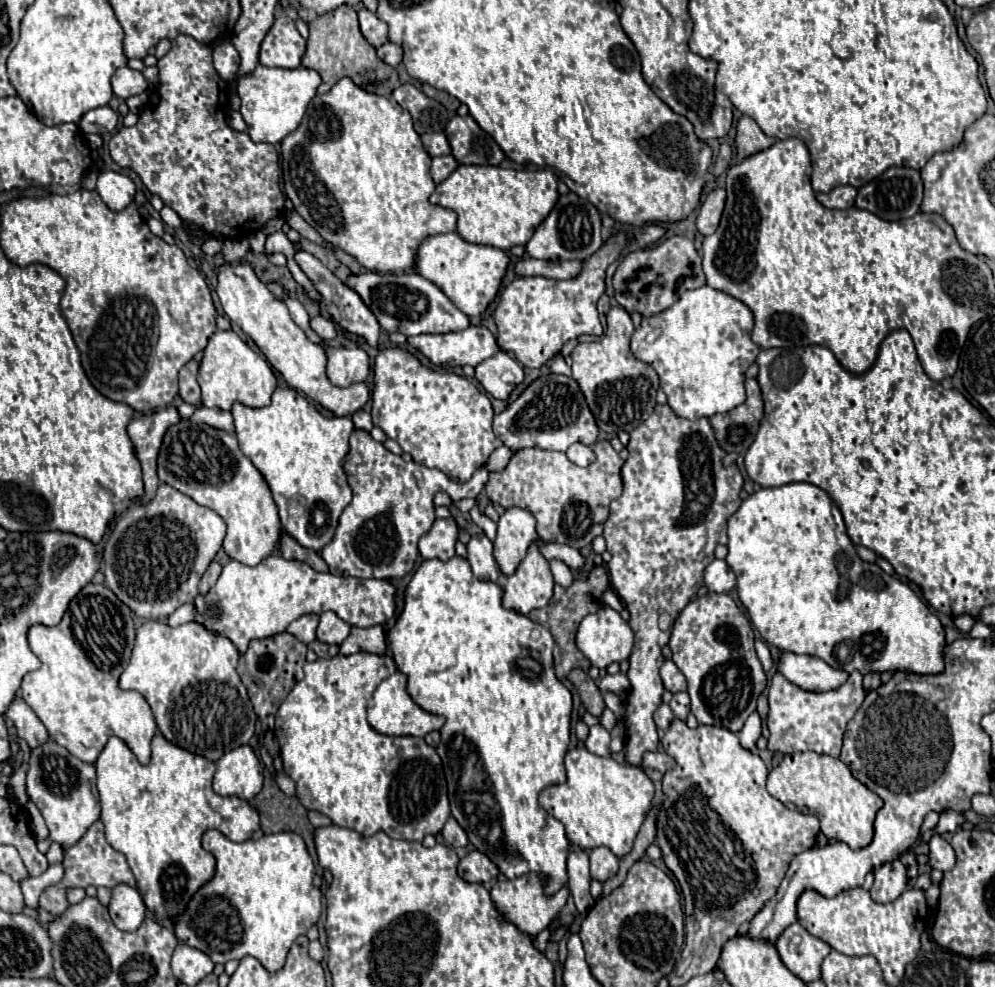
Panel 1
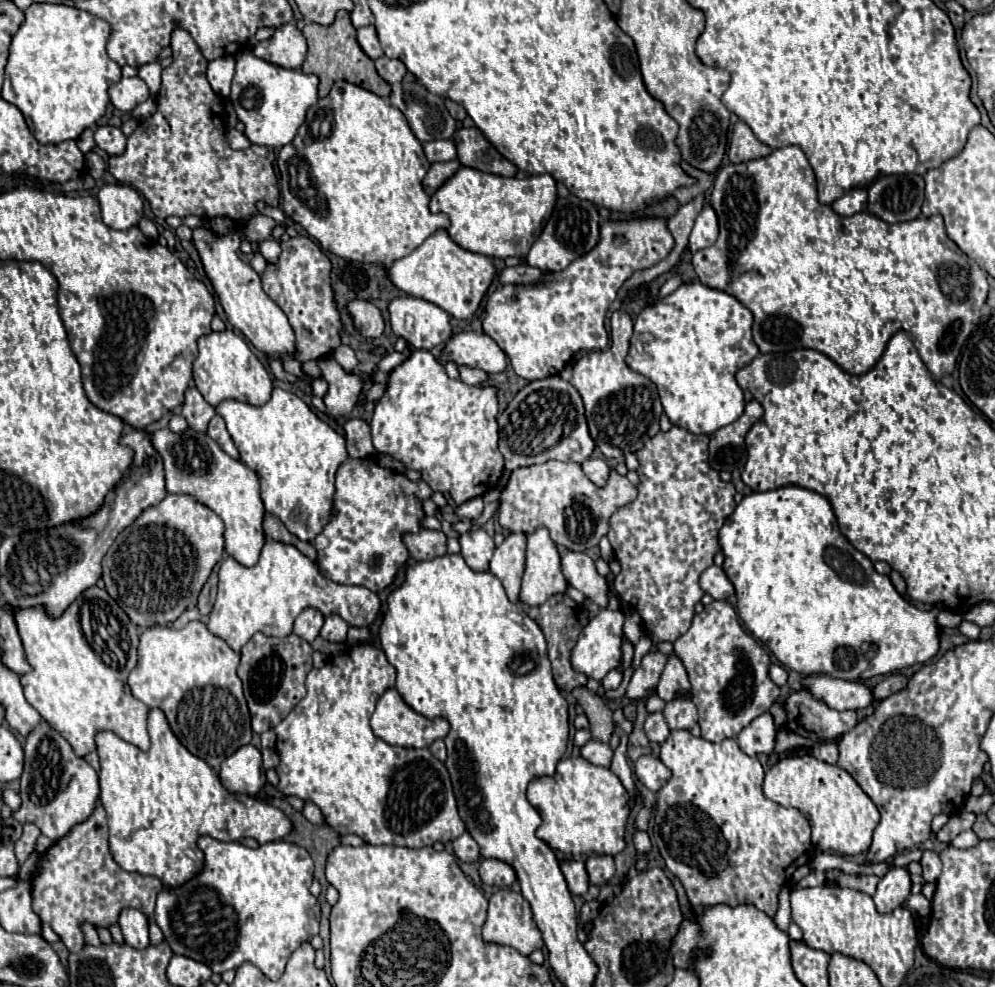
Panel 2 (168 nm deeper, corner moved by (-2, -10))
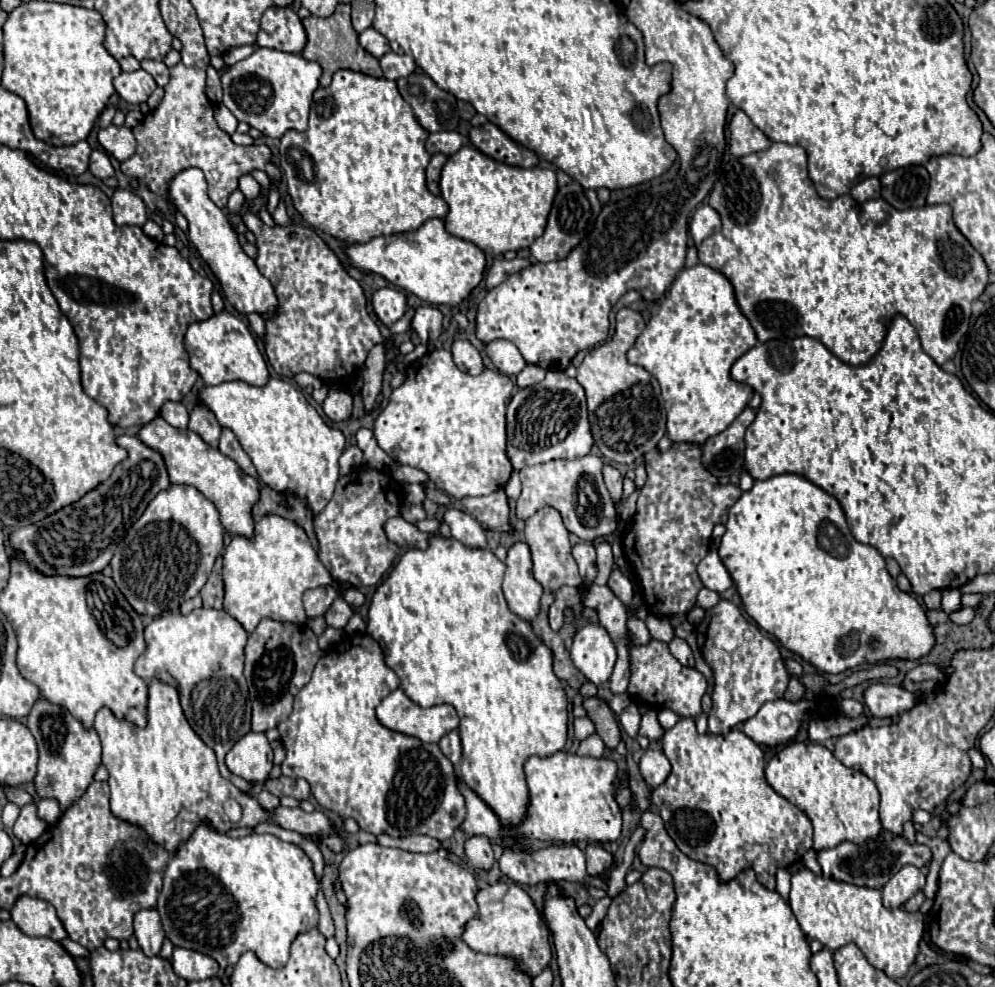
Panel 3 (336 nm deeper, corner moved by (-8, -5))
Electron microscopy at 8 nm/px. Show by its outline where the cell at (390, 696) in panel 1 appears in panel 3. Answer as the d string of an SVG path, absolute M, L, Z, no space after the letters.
M396 689L388 697L382 699L382 703L376 707L376 715L378 715L378 721L384 727L388 727L392 731L398 731L398 733L404 733L404 735L418 737L420 741L426 741L426 743L438 743L446 733L456 729L458 723L460 723L460 717L458 717L458 713L452 705L444 703L444 705L432 705L428 709L422 709L416 703L412 703L404 695L402 689Z

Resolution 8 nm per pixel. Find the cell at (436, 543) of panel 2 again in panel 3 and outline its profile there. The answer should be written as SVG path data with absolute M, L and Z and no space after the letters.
M392 517L384 523L384 533L388 537L388 541L392 541L394 545L398 547L406 547L406 545L412 545L412 547L428 547L428 539L432 535L428 533L422 533L418 531L412 523L404 521L402 517Z

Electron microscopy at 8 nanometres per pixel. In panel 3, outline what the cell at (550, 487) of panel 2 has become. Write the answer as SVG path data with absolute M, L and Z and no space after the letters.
M586 455L578 459L554 459L542 465L524 467L520 471L522 495L516 501L516 517L528 519L540 507L550 505L562 513L566 529L578 535L582 541L592 543L600 537L614 533L618 515L616 505L604 485L602 467L604 461L598 455Z

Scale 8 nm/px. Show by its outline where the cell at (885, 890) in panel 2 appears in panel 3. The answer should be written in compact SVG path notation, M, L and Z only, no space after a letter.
M906 865L900 869L884 887L882 887L882 897L884 897L884 907L902 907L916 891L924 887L924 875L918 867Z

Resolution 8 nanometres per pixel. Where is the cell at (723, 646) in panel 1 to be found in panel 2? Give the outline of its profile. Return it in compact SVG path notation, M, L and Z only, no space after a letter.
M714 600L712 604L704 606L704 610L694 616L688 632L674 642L674 652L682 660L688 680L692 684L692 702L698 708L698 716L700 716L698 724L702 728L702 738L710 742L736 738L740 730L746 728L754 718L768 712L768 708L780 696L780 688L768 678L770 656L766 654L762 644L758 644L754 636L740 626L734 608L726 600Z

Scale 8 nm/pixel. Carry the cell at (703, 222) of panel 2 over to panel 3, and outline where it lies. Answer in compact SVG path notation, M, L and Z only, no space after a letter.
M702 203L700 207L696 207L690 221L690 235L696 245L700 245L706 237L714 235L720 227L722 227L720 215L708 203Z

